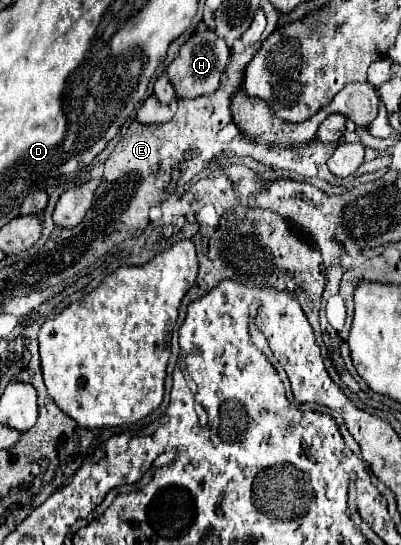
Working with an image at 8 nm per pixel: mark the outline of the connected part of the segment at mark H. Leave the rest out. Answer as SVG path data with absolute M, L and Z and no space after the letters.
M214 31L194 33L180 47L180 53L170 63L170 67L166 69L166 75L170 77L170 83L174 85L178 99L194 99L194 97L200 97L200 95L210 95L218 89L220 77L224 75L228 61L230 61L230 49Z

